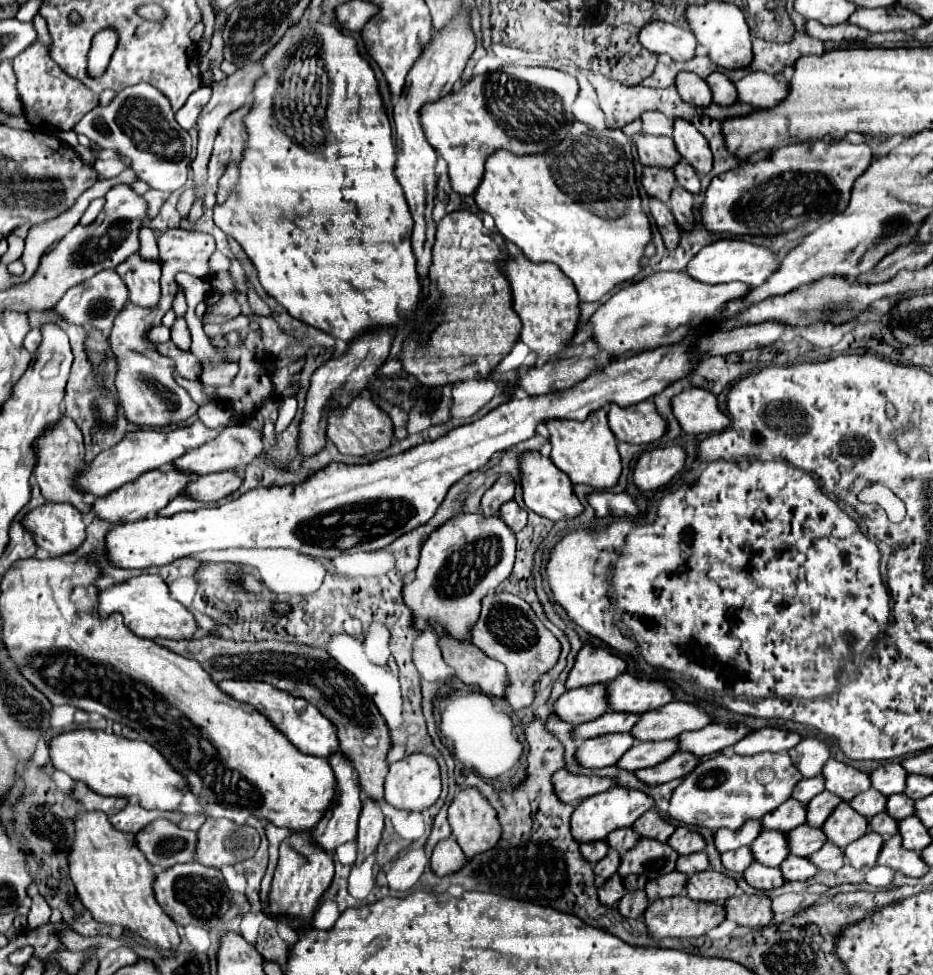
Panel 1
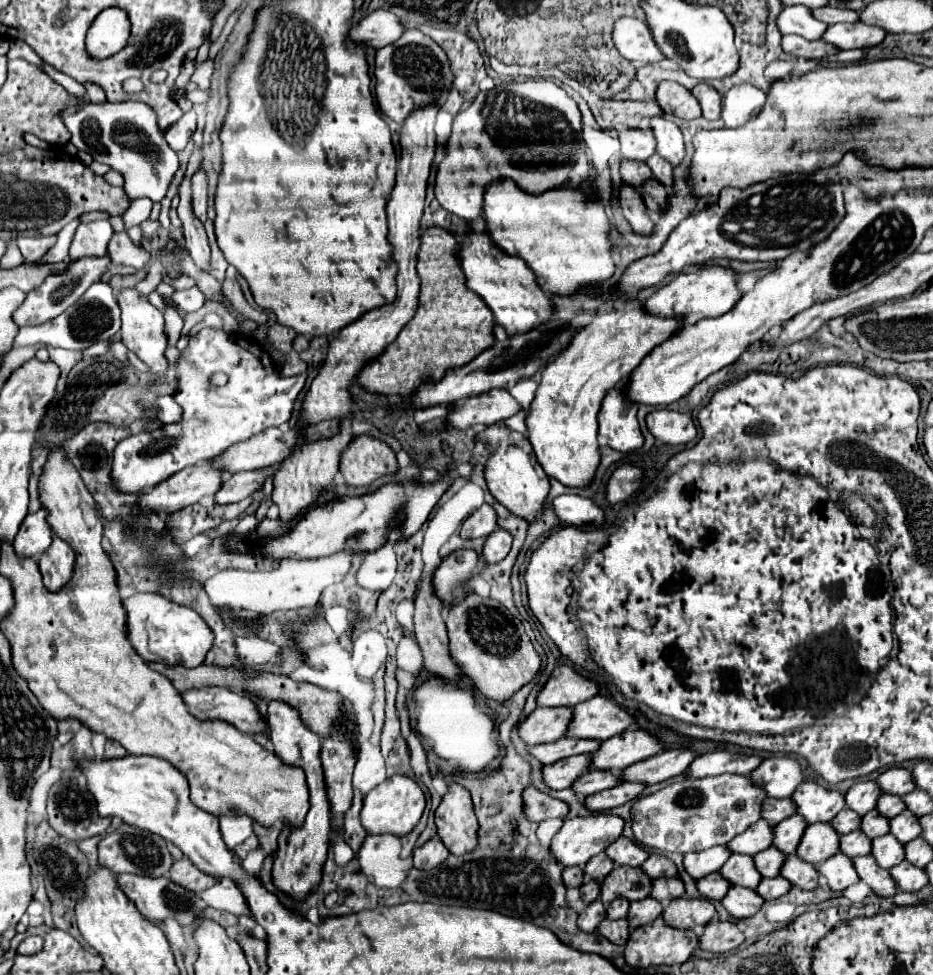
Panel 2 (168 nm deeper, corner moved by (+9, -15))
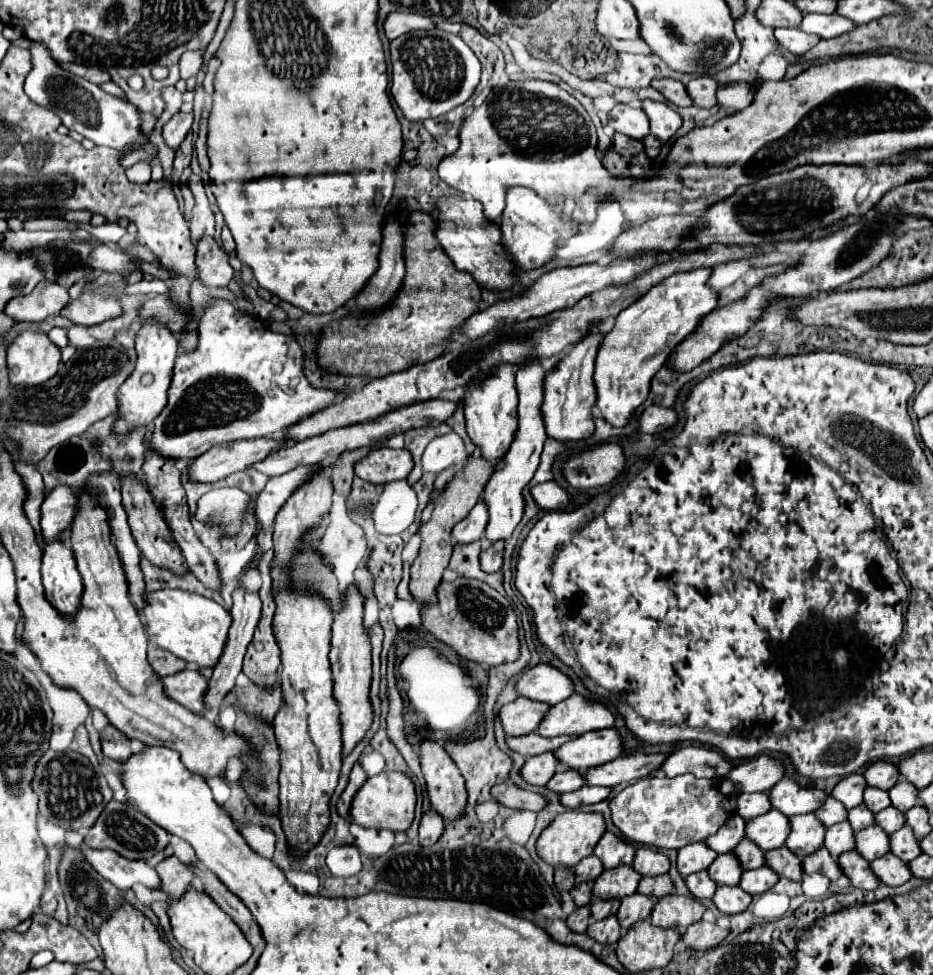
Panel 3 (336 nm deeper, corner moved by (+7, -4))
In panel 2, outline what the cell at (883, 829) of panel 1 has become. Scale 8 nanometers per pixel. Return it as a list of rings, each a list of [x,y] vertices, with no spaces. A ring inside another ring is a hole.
[[[853,830],[839,838],[839,850],[849,858],[867,856],[867,854],[871,854],[871,840],[867,836],[863,836],[861,830]]]

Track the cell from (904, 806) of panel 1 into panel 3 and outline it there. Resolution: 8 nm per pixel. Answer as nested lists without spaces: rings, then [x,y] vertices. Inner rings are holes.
[[[859,805],[859,807],[851,809],[847,819],[849,819],[849,823],[851,823],[851,827],[853,827],[855,831],[861,831],[861,829],[865,829],[865,827],[869,827],[869,825],[875,825],[875,813],[871,813],[871,811],[867,809],[867,805]]]

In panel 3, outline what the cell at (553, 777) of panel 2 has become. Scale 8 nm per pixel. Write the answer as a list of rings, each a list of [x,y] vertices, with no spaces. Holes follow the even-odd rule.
[[[549,751],[543,755],[529,757],[521,773],[523,773],[523,779],[531,785],[547,785],[559,767],[561,767],[559,759],[555,757],[555,753]]]

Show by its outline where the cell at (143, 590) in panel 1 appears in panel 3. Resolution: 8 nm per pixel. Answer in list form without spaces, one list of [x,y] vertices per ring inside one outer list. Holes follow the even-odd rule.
[[[159,589],[145,595],[145,607],[141,611],[149,641],[165,651],[171,651],[187,663],[199,667],[213,667],[227,639],[227,629],[231,625],[231,615],[219,603],[181,589]]]

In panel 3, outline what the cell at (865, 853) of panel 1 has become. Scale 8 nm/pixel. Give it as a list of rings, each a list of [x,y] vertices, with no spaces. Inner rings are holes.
[[[821,847],[819,851],[815,851],[813,855],[807,855],[803,859],[803,871],[805,873],[823,873],[831,881],[837,881],[839,877],[843,877],[843,869],[839,869],[837,859],[831,857],[831,853],[825,847]]]

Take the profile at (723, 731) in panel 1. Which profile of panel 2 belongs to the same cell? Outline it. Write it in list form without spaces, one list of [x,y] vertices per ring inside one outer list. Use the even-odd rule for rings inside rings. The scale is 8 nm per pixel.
[[[681,748],[659,752],[647,760],[641,760],[641,762],[631,764],[629,768],[621,770],[619,778],[621,778],[621,782],[639,782],[639,784],[647,784],[647,786],[659,784],[673,776],[683,774],[695,756],[697,756],[695,752],[681,750]]]

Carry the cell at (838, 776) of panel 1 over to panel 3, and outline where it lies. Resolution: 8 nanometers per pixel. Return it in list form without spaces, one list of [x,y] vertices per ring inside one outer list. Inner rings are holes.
[[[781,779],[771,791],[771,805],[773,809],[779,809],[781,813],[785,813],[787,817],[793,815],[801,815],[801,813],[815,813],[827,799],[827,793],[817,789],[817,787],[805,787],[799,785],[795,779]]]

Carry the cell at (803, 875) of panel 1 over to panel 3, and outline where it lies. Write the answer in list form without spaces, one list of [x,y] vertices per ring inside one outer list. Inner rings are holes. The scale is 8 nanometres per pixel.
[[[765,865],[765,867],[753,869],[753,871],[745,871],[743,881],[739,885],[751,895],[761,895],[767,889],[771,889],[777,881],[779,881],[779,875],[775,875],[775,871]]]

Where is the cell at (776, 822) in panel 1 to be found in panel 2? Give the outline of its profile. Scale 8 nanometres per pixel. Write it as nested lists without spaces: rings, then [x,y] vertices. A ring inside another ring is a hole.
[[[759,820],[757,824],[751,824],[739,836],[729,840],[727,846],[729,846],[729,852],[733,852],[733,854],[755,856],[757,852],[769,848],[771,840],[773,840],[773,826],[769,826],[769,822],[765,822],[765,820]],[[747,848],[759,848],[759,850],[747,850]]]

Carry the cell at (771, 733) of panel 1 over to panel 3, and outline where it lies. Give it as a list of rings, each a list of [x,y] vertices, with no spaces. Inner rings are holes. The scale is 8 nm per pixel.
[[[703,745],[681,747],[661,765],[661,771],[667,777],[677,777],[683,773],[693,773],[695,777],[725,777],[731,769],[731,761]]]

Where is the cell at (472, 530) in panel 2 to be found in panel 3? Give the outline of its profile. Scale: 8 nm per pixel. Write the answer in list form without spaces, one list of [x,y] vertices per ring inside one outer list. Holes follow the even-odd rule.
[[[479,499],[477,505],[469,511],[469,515],[453,527],[453,537],[457,543],[473,543],[483,537],[487,523],[489,523],[487,503],[483,499]]]

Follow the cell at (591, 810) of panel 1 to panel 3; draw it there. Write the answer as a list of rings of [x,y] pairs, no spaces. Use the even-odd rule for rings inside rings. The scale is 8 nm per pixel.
[[[565,811],[553,819],[553,823],[539,835],[537,839],[537,853],[551,865],[565,865],[575,867],[583,857],[589,857],[607,831],[603,813],[585,813],[585,811]]]

